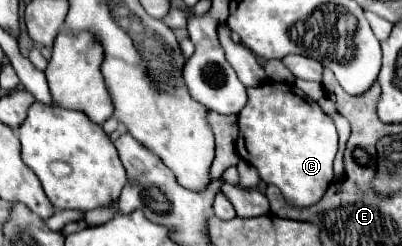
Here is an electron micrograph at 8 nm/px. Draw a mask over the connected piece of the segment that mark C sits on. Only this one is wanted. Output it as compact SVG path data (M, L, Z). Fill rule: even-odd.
M265 83L247 89L247 105L239 113L236 150L257 169L259 179L279 187L291 205L309 207L323 197L333 181L337 131L315 101L307 101L295 89L285 89L285 83Z

